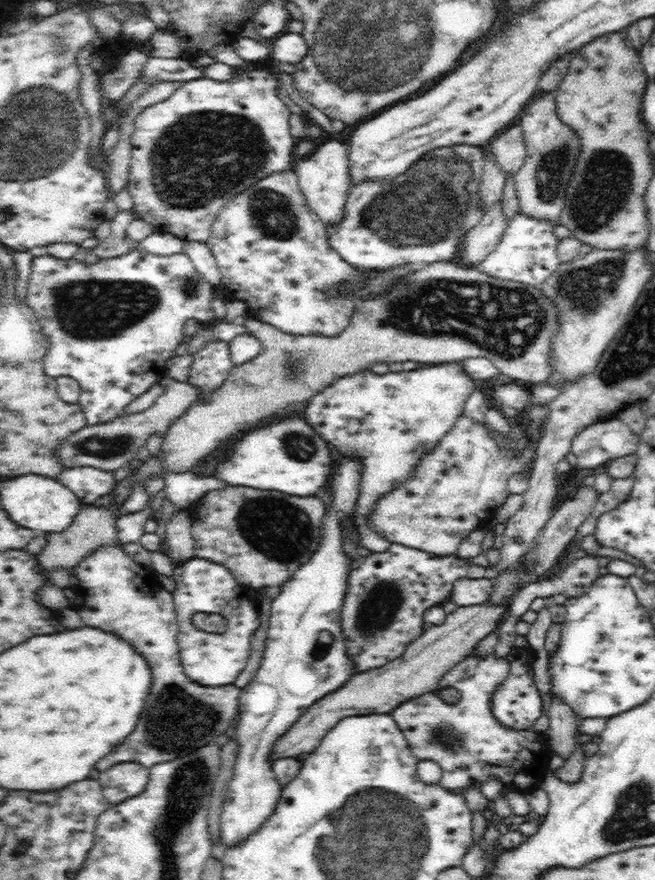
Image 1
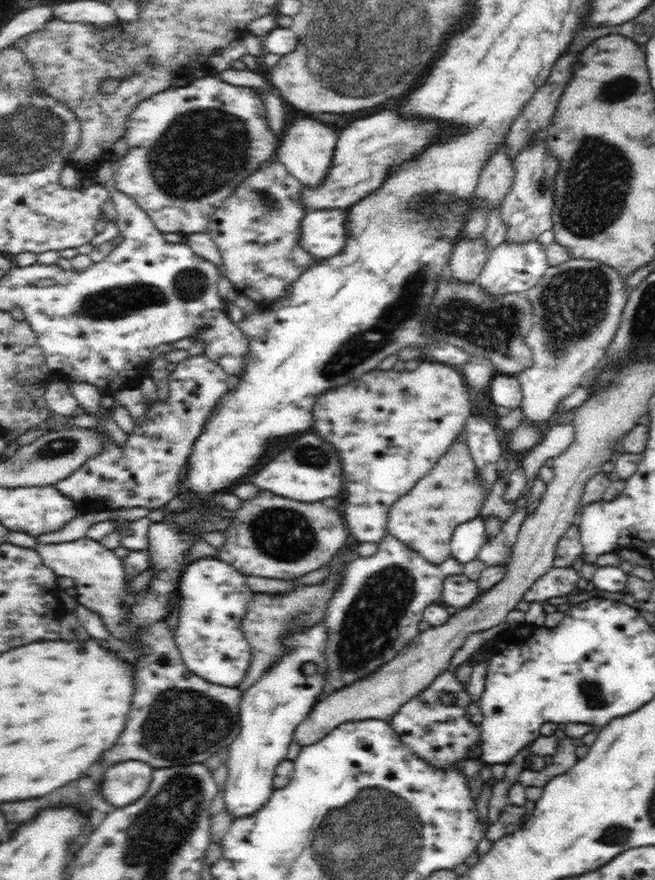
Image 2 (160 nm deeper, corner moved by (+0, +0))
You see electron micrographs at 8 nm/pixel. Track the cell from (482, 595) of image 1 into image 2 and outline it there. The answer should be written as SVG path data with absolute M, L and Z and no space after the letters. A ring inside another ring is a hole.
M464 574L452 575L443 580L440 600L446 602L448 606L460 609L469 606L479 594L476 580L472 580Z

